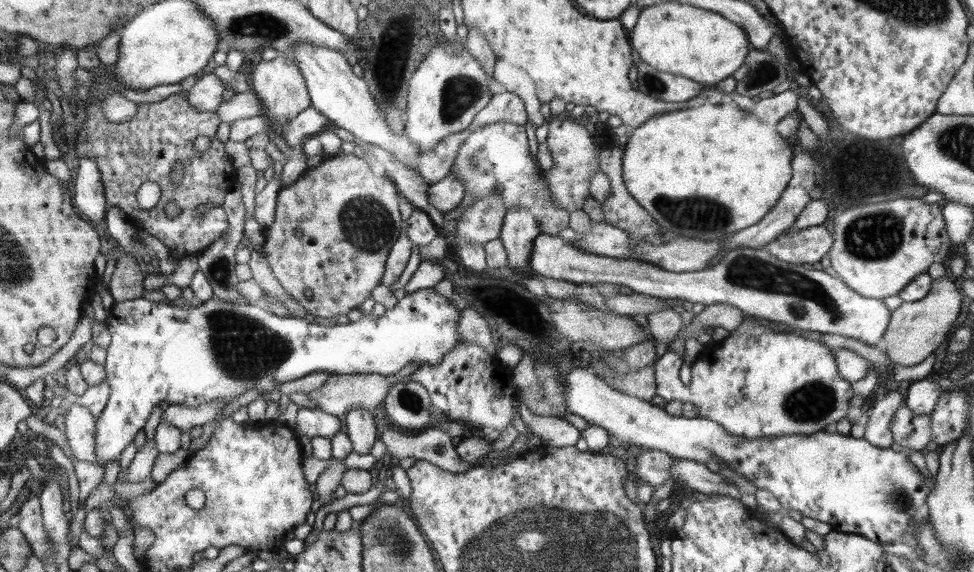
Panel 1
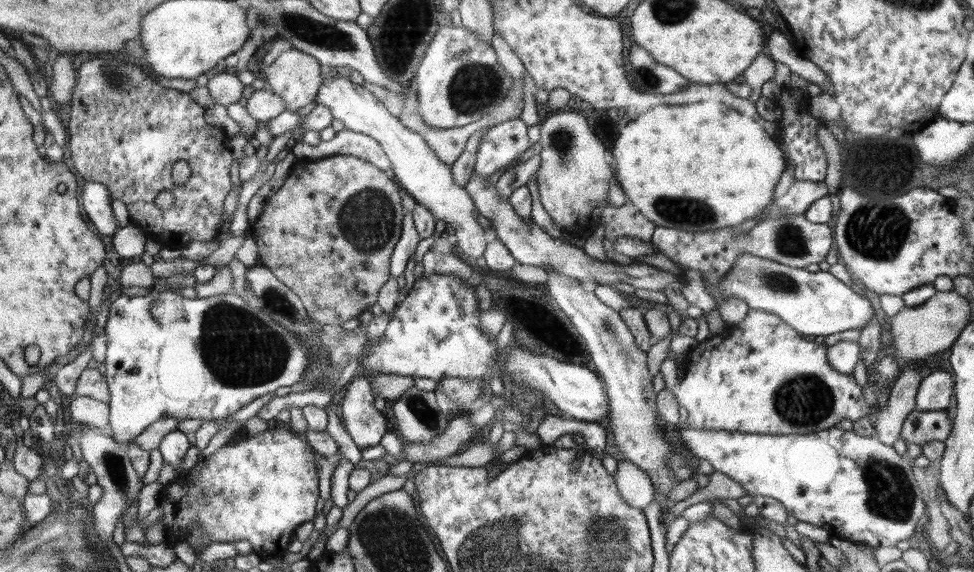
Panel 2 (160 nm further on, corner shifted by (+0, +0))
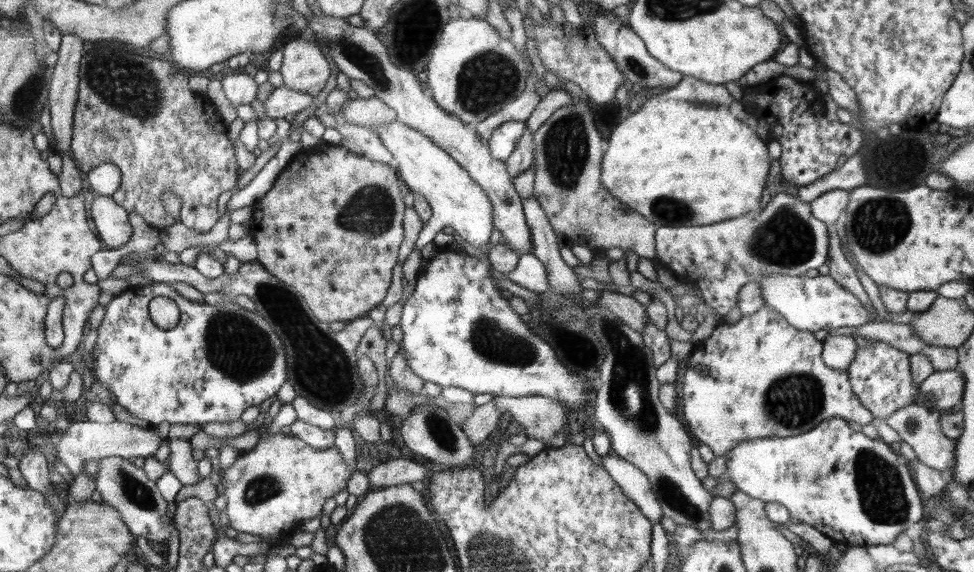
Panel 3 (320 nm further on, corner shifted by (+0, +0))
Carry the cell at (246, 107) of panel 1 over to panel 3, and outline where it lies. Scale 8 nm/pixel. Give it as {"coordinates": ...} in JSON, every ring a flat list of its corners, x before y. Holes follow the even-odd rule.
{"coordinates":[[283,84,274,89,263,105,266,115,275,120,284,119,286,114,296,115,301,110,308,108,312,102,314,102,314,97,311,94,288,88]]}

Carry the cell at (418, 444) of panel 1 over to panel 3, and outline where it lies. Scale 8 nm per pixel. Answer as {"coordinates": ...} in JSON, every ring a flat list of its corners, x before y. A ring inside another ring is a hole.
{"coordinates":[[494,401,483,406,476,406,474,413,460,427,467,434,473,445,478,445,498,426,501,413,496,410]]}

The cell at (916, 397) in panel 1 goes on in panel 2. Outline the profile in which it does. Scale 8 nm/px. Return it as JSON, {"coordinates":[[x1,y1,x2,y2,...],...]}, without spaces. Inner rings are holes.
{"coordinates":[[936,371,921,380,915,398,915,409,945,411,952,398,953,376,947,371]]}

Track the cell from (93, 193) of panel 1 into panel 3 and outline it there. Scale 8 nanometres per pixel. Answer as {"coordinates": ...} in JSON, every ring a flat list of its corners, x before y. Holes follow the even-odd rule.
{"coordinates":[[95,195,90,212,95,222,97,235,105,248,120,248,132,238,128,212,112,201,111,197]]}

